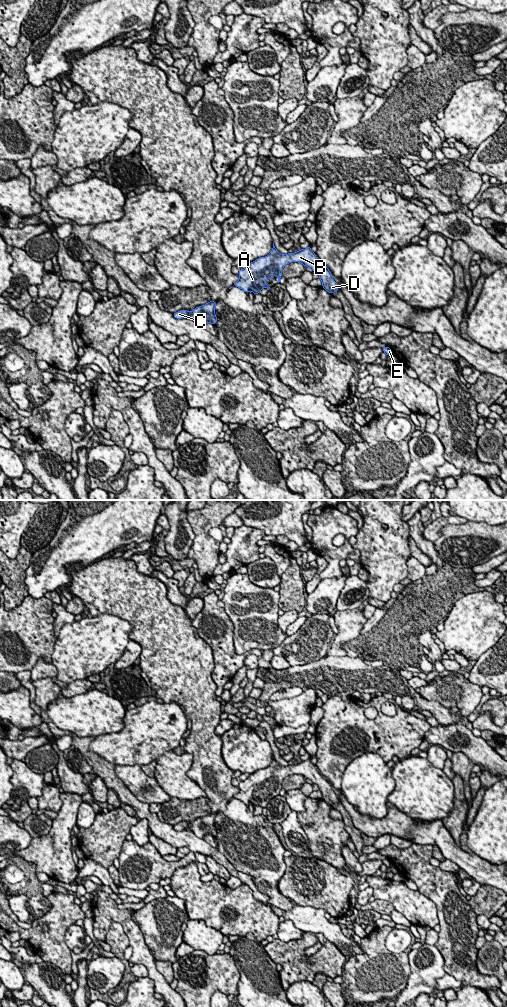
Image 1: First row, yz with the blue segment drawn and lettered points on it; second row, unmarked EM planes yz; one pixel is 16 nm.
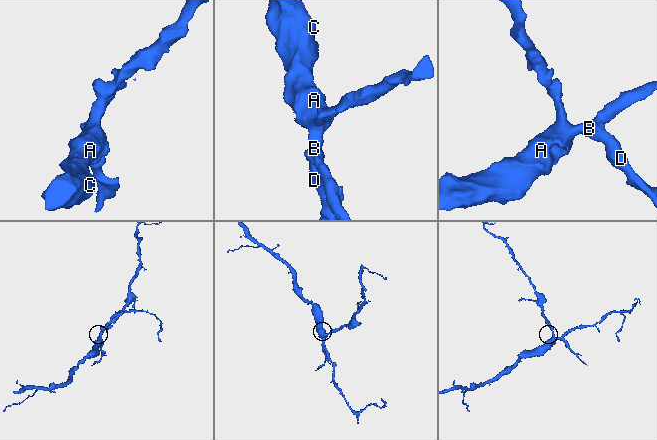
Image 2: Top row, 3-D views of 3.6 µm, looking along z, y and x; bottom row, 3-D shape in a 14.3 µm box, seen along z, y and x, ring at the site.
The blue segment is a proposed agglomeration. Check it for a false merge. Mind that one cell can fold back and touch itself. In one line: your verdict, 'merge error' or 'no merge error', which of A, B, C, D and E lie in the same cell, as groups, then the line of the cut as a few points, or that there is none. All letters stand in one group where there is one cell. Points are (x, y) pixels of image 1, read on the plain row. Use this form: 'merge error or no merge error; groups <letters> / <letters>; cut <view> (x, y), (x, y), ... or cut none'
no merge error; groups A B C D E; cut none

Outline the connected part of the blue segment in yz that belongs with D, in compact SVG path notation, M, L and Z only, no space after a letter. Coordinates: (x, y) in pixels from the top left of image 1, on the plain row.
M274 755L267 768L260 769L250 774L246 780L239 782L239 792L234 795L234 798L247 806L252 803L254 807L259 806L262 800L269 802L270 799L265 793L267 791L272 792L273 788L277 788L279 795L282 789L282 781L291 774L302 775L307 780L317 784L322 799L331 807L338 803L339 799L332 790L332 785L316 770L316 765L311 762L310 757L294 765L281 766L277 763Z

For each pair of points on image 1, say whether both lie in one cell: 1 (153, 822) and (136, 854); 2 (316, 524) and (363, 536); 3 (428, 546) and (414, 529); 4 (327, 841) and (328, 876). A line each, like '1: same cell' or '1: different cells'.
1: different cells
2: different cells
3: same cell
4: different cells

